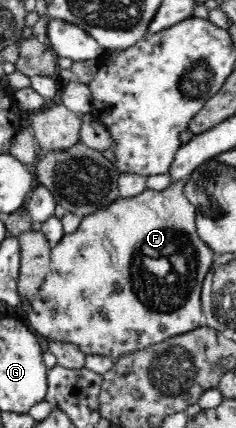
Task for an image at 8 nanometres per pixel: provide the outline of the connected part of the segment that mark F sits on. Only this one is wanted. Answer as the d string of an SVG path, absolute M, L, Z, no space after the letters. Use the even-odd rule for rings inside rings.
M173 181L172 184L161 191L147 190L141 194L115 199L109 206L96 210L93 214L82 217L79 228L73 234L66 234L52 249L51 272L47 274L45 282L37 294L29 301L31 312L27 314L31 326L39 334L47 337L49 342L62 342L78 346L81 352L86 355L101 354L101 356L111 356L113 360L135 352L143 350L147 346L159 344L167 338L185 334L190 330L201 327L201 291L205 275L211 270L215 252L211 250L196 231L196 206L186 197L184 193L184 183Z

